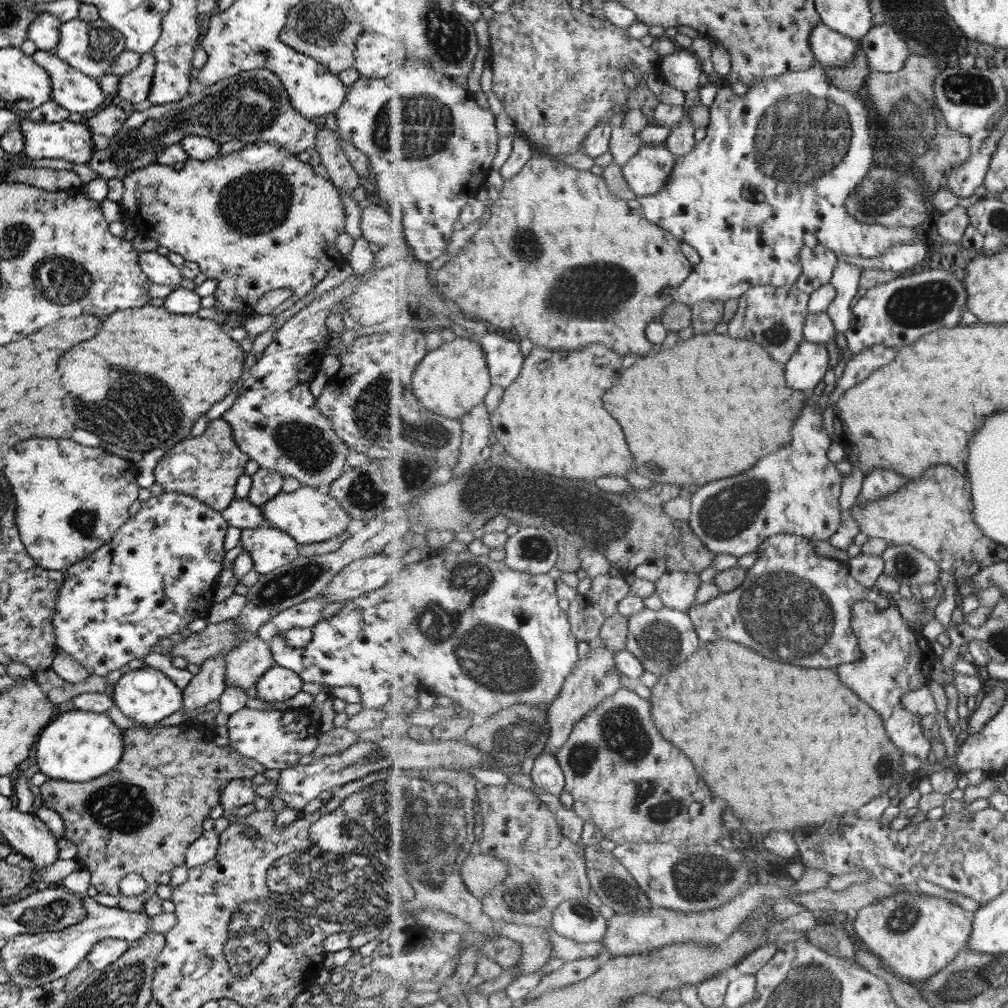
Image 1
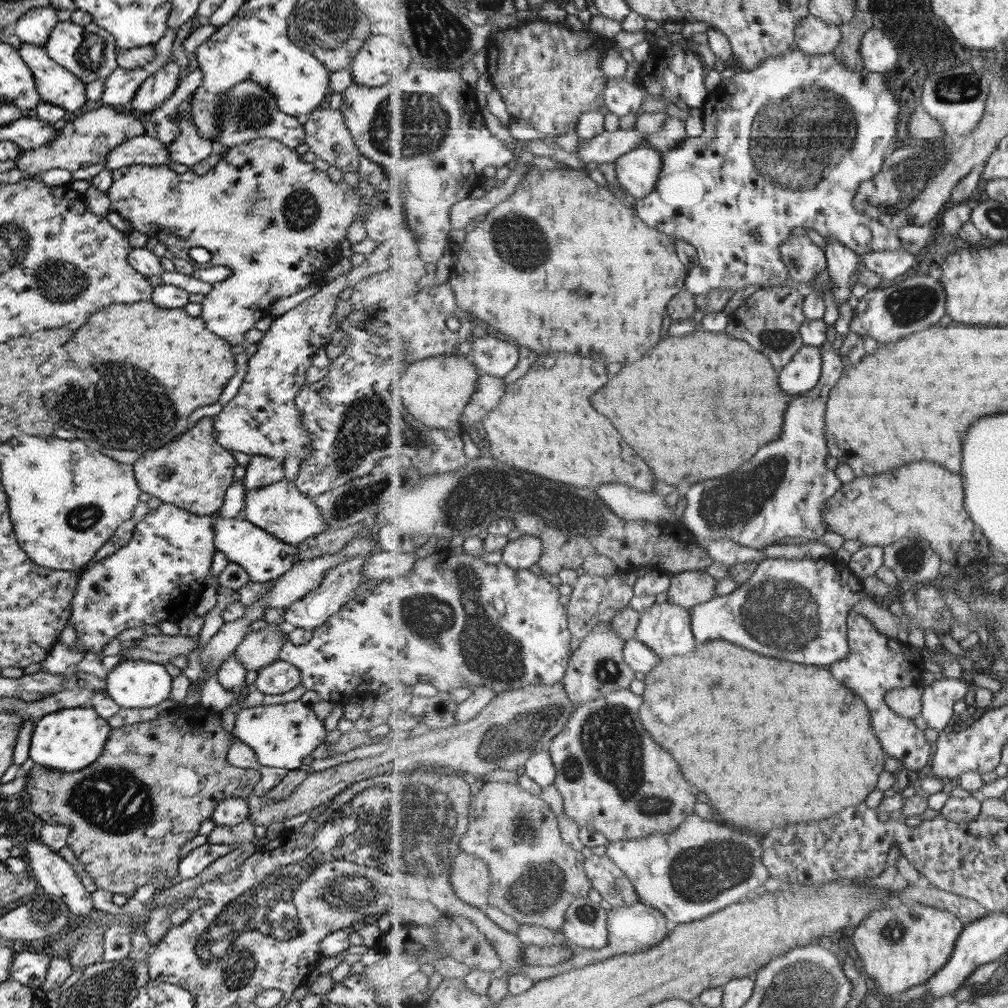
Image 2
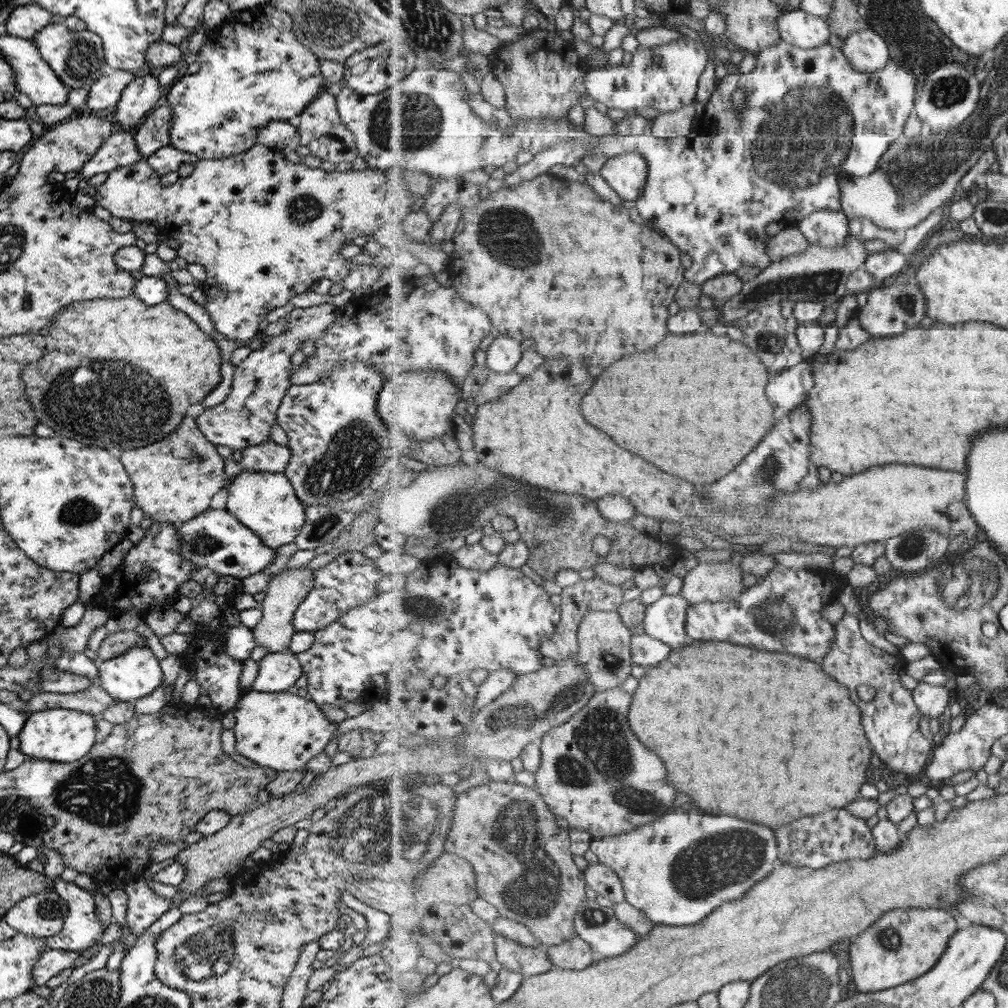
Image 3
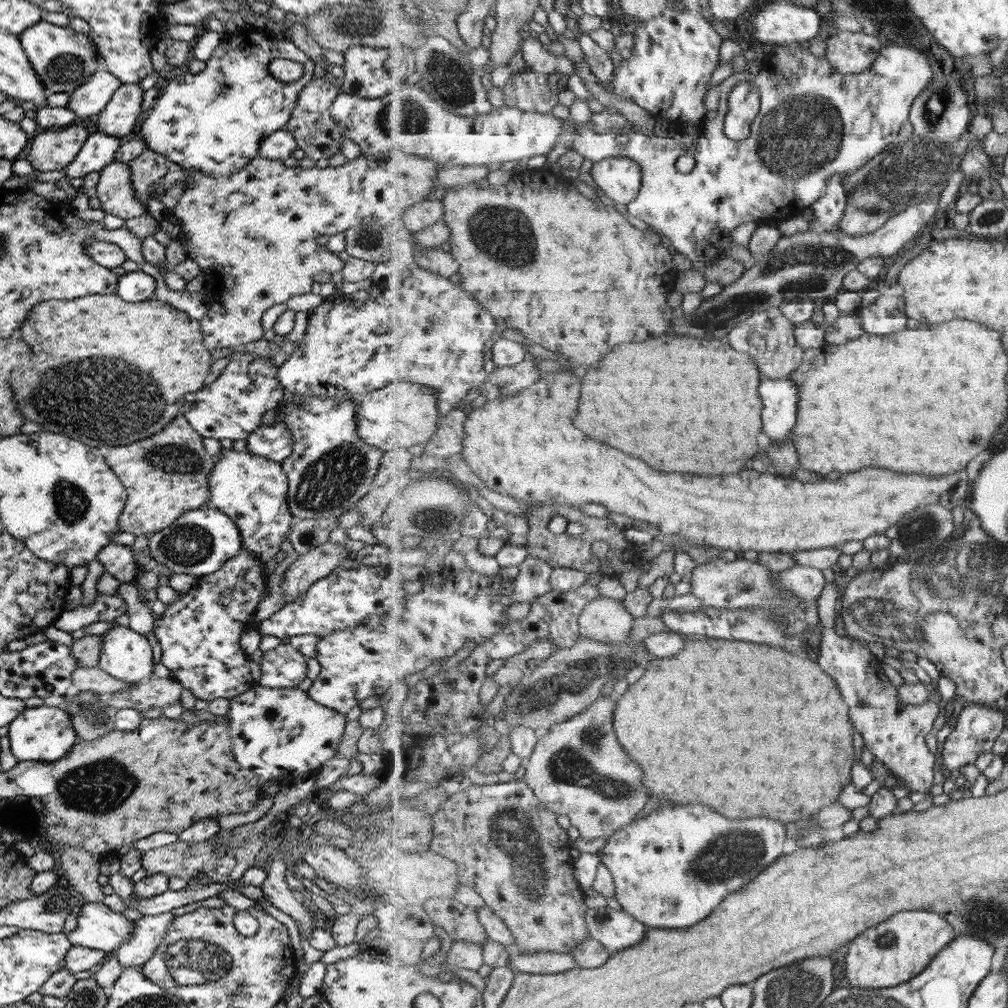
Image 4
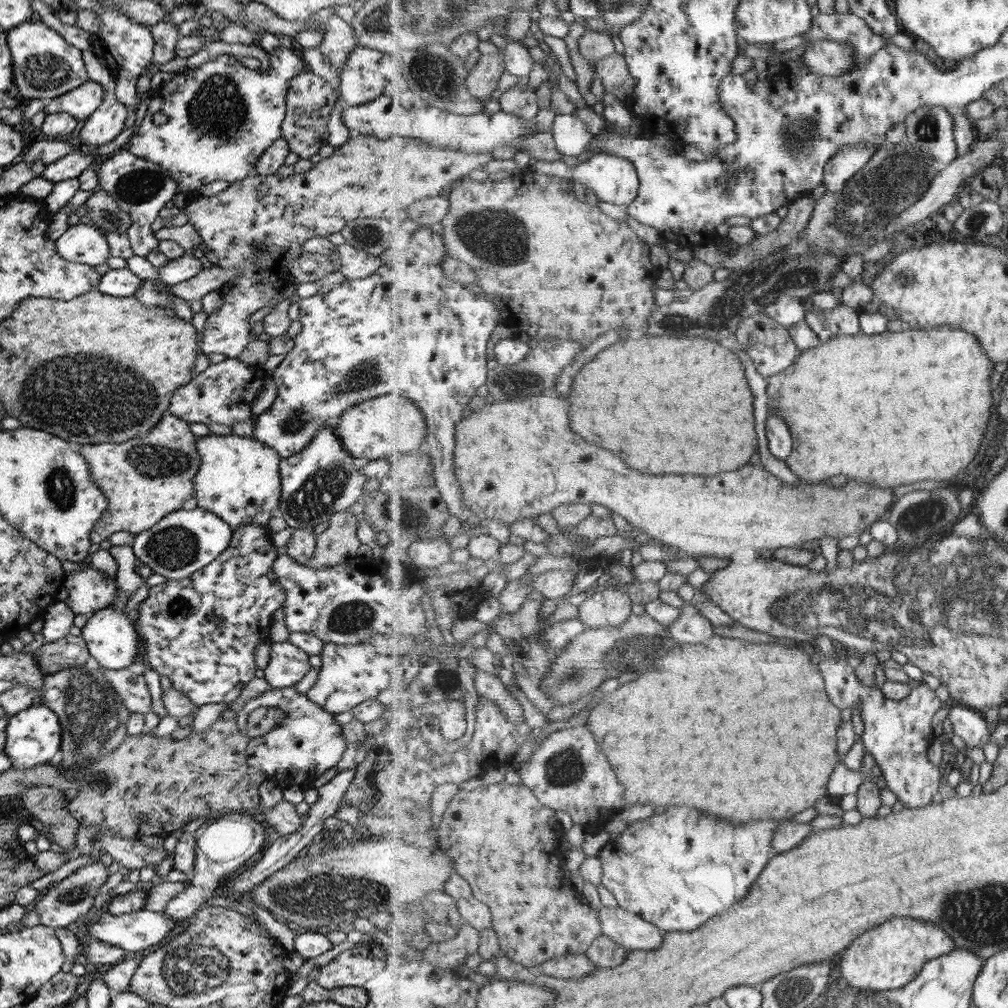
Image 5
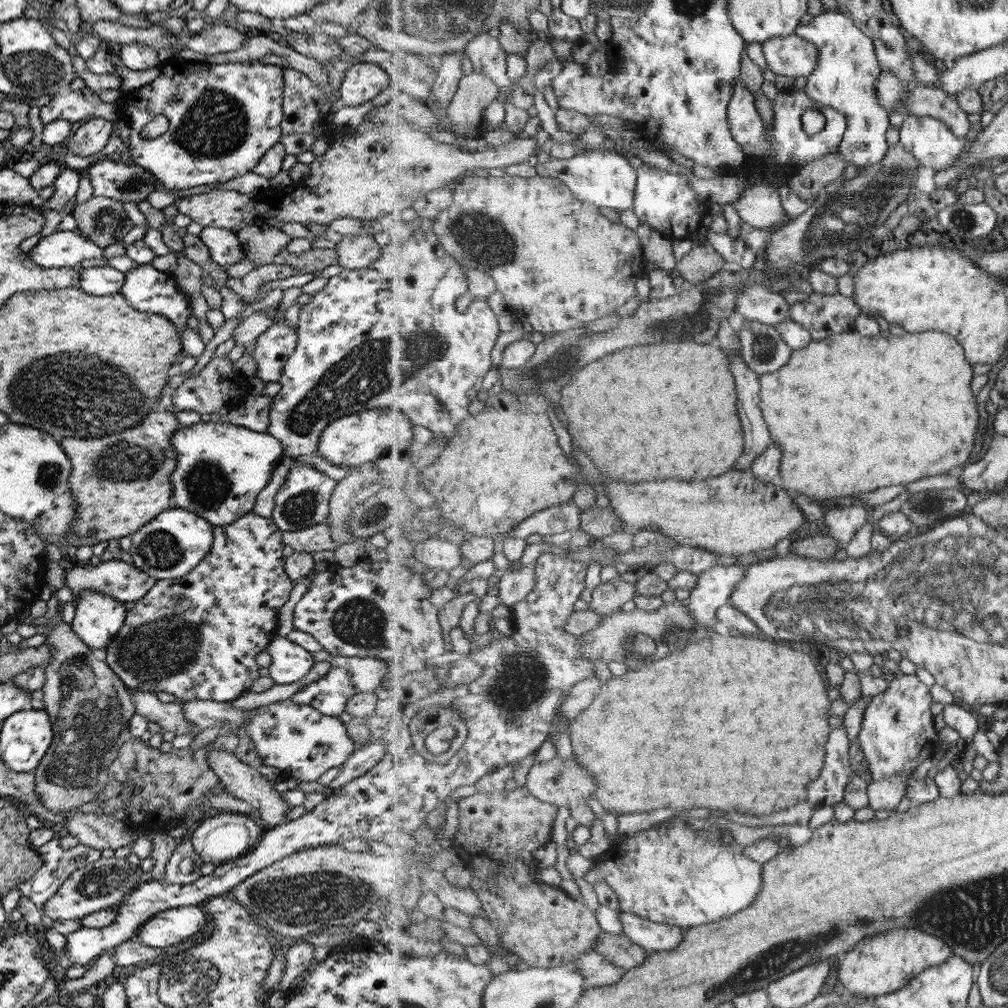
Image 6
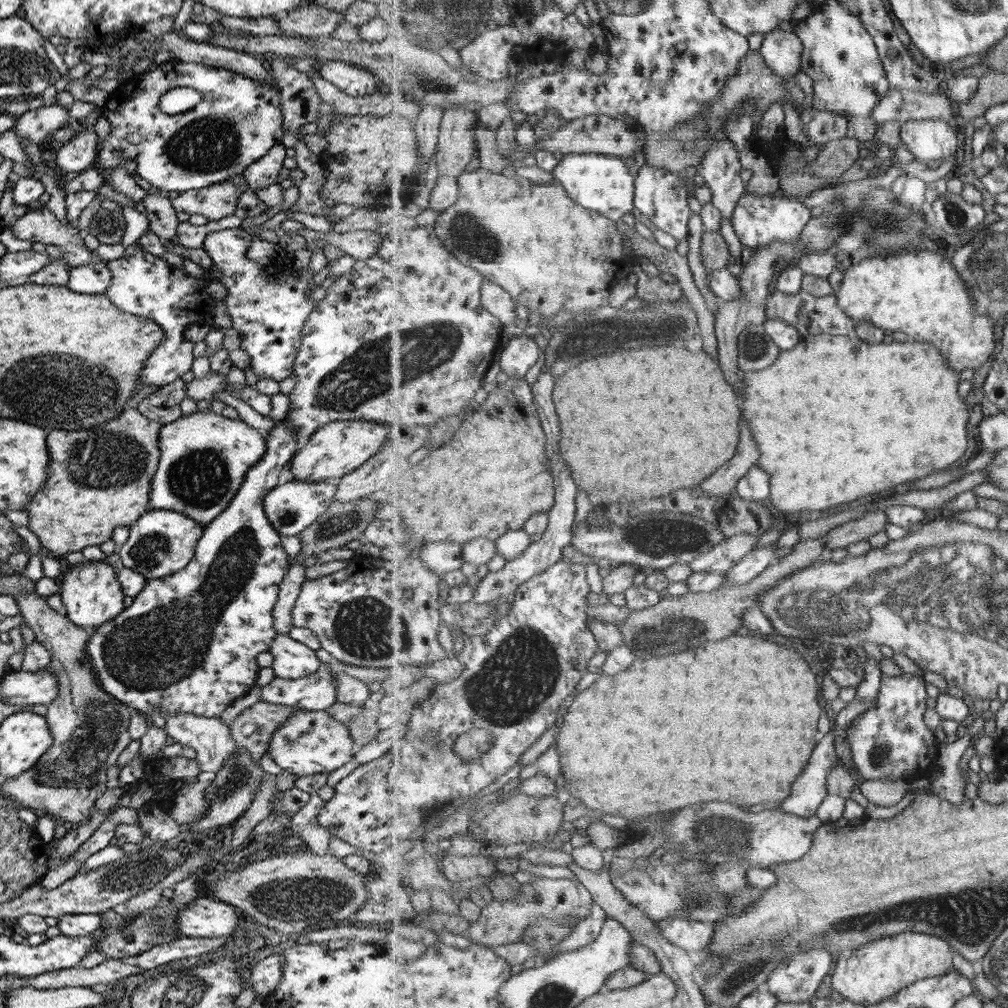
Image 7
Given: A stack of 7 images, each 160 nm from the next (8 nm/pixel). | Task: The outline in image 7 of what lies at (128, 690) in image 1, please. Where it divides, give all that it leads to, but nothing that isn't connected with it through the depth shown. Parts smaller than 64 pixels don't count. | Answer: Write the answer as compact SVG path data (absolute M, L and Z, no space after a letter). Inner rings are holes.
M84 560L61 572L56 583L59 587L60 600L65 608L64 615L88 632L93 632L95 627L109 622L111 618L119 614L120 610L123 610L122 590L119 588L115 575L115 568L102 560Z

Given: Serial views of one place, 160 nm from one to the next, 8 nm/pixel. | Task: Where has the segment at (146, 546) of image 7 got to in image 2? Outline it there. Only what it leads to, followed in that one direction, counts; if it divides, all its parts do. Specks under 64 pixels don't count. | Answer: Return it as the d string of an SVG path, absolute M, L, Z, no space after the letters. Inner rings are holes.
M216 513L211 515L214 515L212 518L214 550L224 554L228 562L238 564L253 583L275 580L302 560L297 545L285 544L241 517L230 519Z

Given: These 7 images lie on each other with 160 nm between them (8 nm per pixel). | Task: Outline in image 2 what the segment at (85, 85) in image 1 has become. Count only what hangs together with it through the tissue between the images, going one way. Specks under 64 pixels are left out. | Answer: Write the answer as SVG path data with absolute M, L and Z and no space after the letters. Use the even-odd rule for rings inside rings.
M21 43L17 48L17 52L19 58L21 58L25 66L31 71L39 102L57 106L66 113L73 113L73 111L83 106L86 101L84 83L76 76L73 76L68 70L65 70L62 66L59 66L59 64L53 62L45 54L43 46Z

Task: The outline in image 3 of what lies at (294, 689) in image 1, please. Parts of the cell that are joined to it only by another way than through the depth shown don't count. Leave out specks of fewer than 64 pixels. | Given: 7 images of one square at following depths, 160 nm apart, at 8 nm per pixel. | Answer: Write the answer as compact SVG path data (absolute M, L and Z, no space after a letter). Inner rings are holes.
M275 651L259 661L257 676L250 686L257 692L283 692L291 688L301 676L302 668L294 653Z

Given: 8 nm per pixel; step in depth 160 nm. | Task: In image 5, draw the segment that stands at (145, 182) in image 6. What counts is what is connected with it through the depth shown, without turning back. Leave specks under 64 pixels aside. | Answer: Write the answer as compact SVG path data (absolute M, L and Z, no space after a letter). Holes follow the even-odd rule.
M121 149L100 160L95 176L100 190L105 191L115 204L129 215L131 224L126 230L126 235L132 253L144 257L151 250L157 249L158 241L149 226L158 215L164 214L165 202L171 200L174 194L181 192L170 174L167 174L162 166L137 158L129 151Z

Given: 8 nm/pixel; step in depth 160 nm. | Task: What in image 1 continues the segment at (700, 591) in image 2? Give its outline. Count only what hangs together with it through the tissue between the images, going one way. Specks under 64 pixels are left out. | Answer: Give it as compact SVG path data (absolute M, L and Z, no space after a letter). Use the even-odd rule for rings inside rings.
M667 571L655 582L655 588L663 606L683 611L687 615L697 600L701 584L703 580L699 578L699 573Z

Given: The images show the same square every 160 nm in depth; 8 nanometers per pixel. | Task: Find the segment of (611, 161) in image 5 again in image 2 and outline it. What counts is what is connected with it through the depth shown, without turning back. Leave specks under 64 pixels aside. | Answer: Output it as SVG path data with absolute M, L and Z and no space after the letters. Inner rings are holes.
M639 146L616 160L617 178L634 199L645 198L656 190L662 173L662 151Z

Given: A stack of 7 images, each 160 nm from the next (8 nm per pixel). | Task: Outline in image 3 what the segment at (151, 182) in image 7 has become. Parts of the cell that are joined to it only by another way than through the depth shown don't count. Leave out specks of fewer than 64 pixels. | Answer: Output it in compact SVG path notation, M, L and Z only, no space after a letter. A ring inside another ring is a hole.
M268 1L251 9L230 11L229 18L225 28L218 28L219 32L217 27L212 33L207 32L206 42L197 54L198 71L174 80L165 90L165 102L171 108L168 144L199 159L227 158L249 150L257 143L257 131L267 122L299 116L325 86L317 57L295 38L288 13L271 7Z

